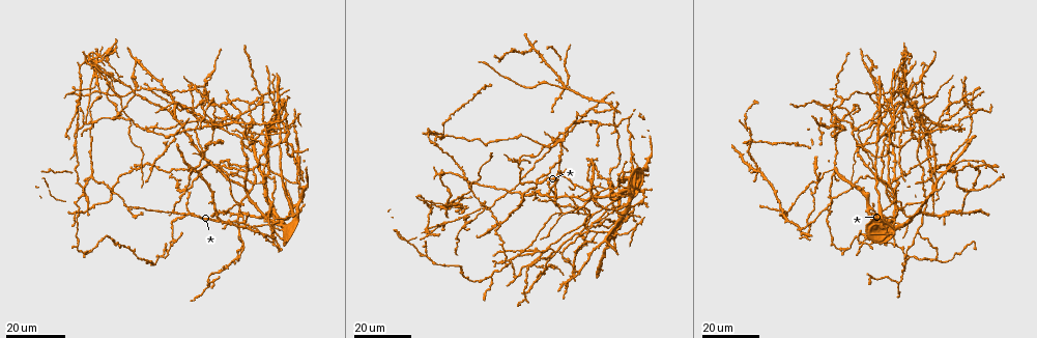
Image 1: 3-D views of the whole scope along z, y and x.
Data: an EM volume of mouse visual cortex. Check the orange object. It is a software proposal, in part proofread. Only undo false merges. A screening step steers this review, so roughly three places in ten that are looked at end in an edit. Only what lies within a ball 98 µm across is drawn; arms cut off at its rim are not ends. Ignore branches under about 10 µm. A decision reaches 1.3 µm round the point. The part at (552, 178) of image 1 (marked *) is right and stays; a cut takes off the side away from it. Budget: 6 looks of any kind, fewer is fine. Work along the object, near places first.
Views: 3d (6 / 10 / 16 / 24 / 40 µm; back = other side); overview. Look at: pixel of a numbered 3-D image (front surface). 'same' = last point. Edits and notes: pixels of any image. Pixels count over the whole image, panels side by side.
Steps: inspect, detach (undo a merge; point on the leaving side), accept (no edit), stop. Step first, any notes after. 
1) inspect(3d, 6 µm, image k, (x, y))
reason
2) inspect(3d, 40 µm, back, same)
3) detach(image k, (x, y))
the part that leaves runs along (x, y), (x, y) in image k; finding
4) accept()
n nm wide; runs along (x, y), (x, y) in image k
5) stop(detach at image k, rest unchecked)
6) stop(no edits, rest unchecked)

inspect(3d, 24 µm, image 1, (236, 176))
two arms in line, one across

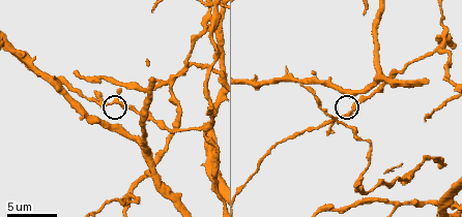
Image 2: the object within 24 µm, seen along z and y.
inspect(3d, 6 µm, image 2, (109, 102))

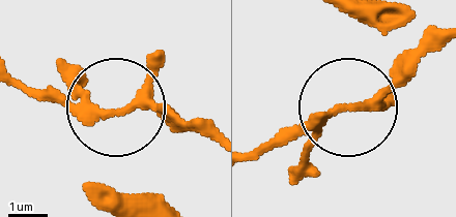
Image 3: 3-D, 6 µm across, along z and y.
accept()
runs along (209, 138), (140, 113), (90, 113), (24, 92) in image 3; continuous, no second neuron

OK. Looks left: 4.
inspect(3d, 24 µm, image 1, (253, 124))
four-way junction

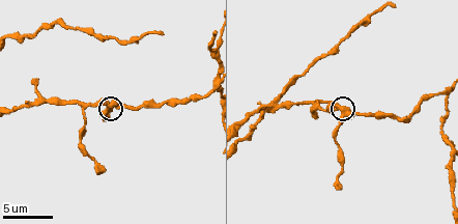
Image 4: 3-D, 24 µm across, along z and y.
inspect(3d, 6 µm, image 4, (348, 116))

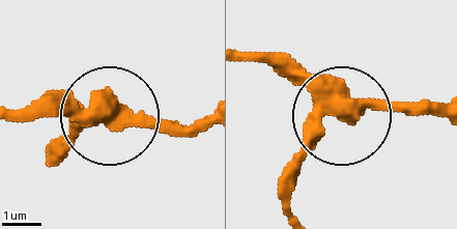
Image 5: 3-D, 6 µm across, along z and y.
accept()
4 arms; continuous, no second neuron

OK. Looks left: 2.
inspect(3d, 16 µm, image 1, (840, 105))

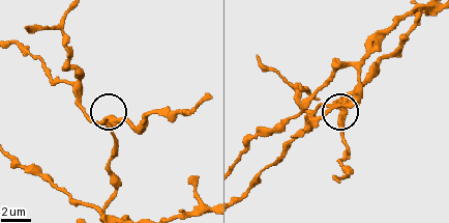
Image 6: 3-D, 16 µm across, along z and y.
inspect(3d, 10 µm, image 6, (100, 121))

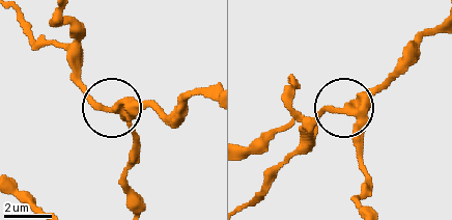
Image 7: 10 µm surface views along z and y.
accept()
continuous, no second neuron

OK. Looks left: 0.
stop(no edits, rest unchecked)

